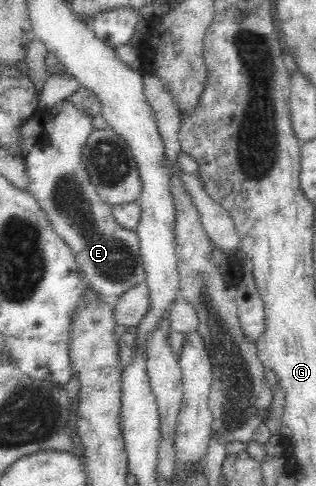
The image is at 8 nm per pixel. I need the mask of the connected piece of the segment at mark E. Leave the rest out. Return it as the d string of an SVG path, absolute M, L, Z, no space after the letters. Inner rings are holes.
M70 98L65 99L56 115L47 110L39 110L29 122L25 122L21 128L21 156L27 169L28 191L37 198L41 208L47 213L53 229L71 248L87 284L101 296L104 302L115 306L123 294L128 293L135 286L144 284L148 275L144 266L144 257L141 255L137 230L128 230L116 222L112 206L100 200L96 186L93 186L88 172L82 165L80 152L93 129L93 115L79 109Z

